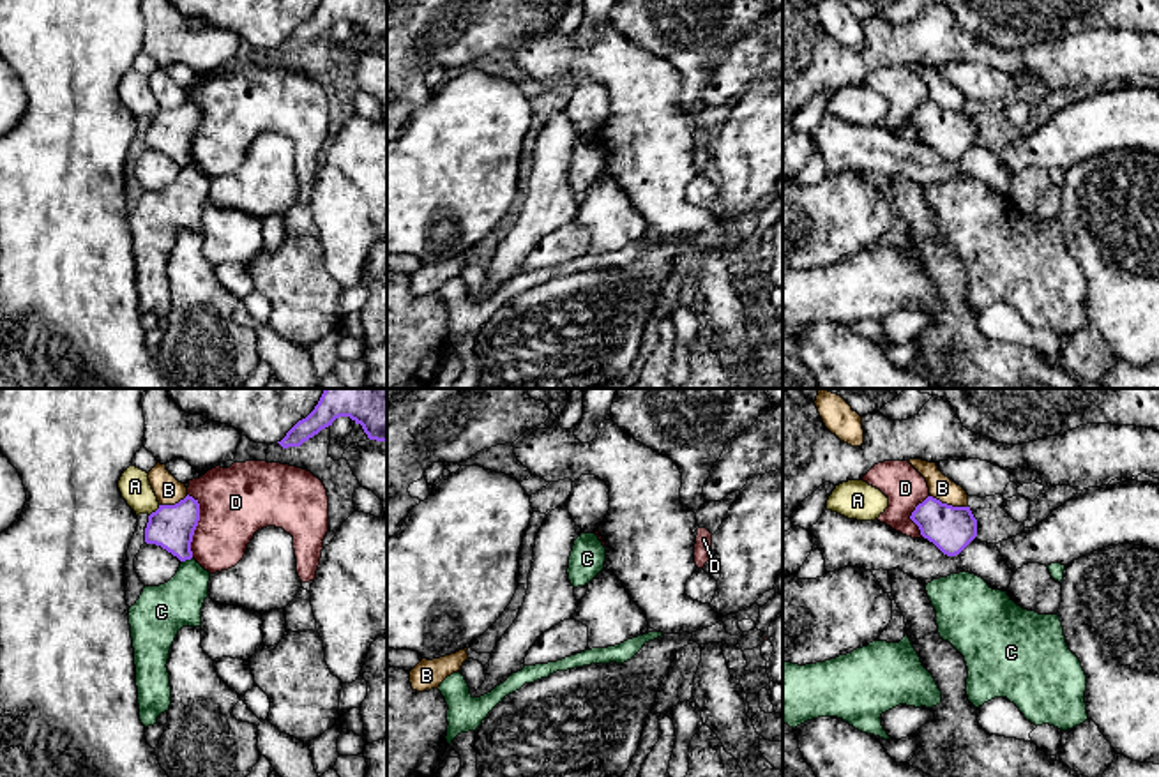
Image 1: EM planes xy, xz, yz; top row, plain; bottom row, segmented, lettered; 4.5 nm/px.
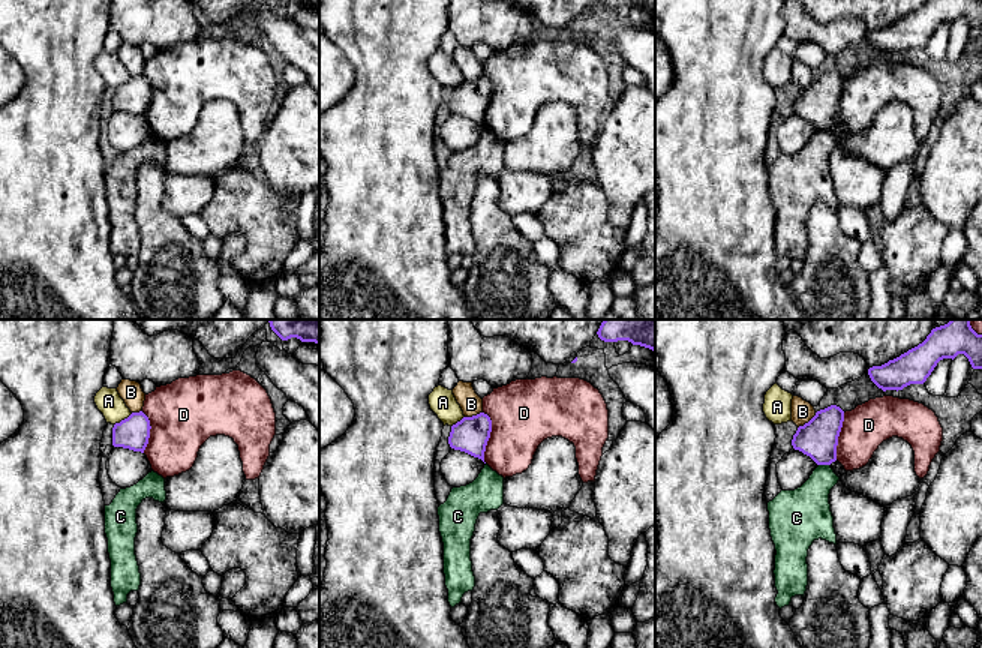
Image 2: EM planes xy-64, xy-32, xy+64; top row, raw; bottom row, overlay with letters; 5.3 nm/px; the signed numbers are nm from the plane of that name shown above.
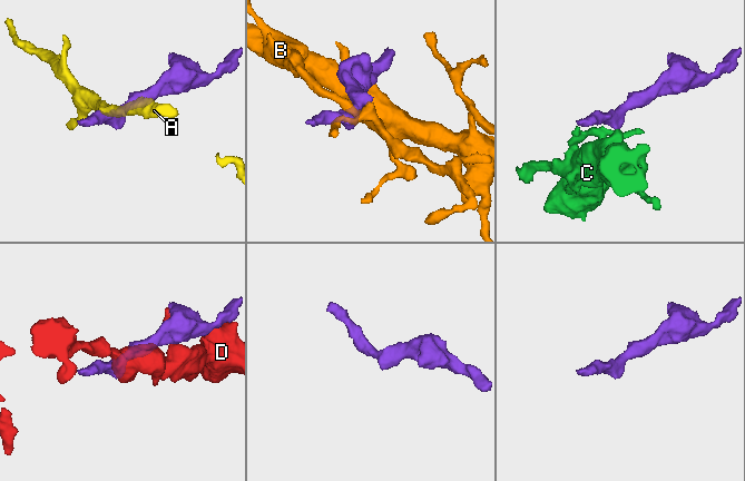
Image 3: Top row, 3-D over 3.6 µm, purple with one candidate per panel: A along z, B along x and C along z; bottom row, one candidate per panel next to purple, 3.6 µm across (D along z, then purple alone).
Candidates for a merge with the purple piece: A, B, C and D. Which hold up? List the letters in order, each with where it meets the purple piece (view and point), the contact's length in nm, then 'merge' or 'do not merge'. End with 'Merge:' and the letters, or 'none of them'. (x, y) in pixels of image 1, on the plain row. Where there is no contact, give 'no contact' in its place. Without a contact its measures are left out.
A: xy (156, 115) | 80 nm | do not merge
B: yz (949, 110) | 180 nm | do not merge
C: xy (186, 163) | 50 nm | do not merge
D: xy (196, 129) | 300 nm | do not merge
Merge: none of them

